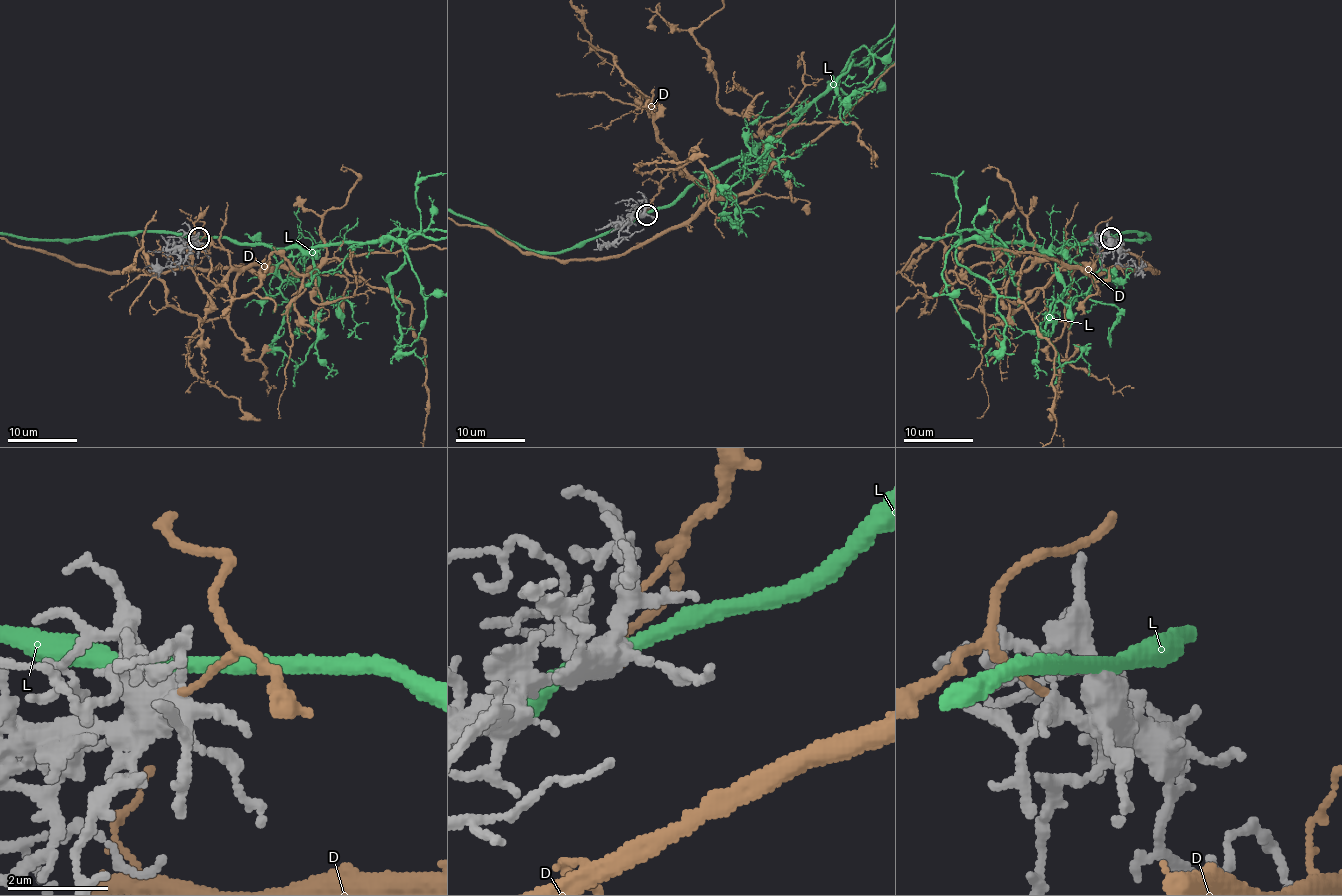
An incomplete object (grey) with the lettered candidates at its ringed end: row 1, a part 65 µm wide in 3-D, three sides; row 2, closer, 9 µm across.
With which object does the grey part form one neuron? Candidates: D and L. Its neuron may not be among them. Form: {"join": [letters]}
{"join": []}

